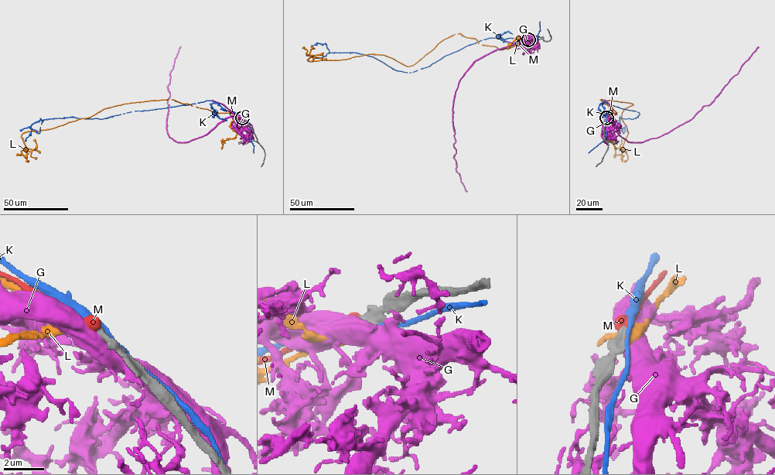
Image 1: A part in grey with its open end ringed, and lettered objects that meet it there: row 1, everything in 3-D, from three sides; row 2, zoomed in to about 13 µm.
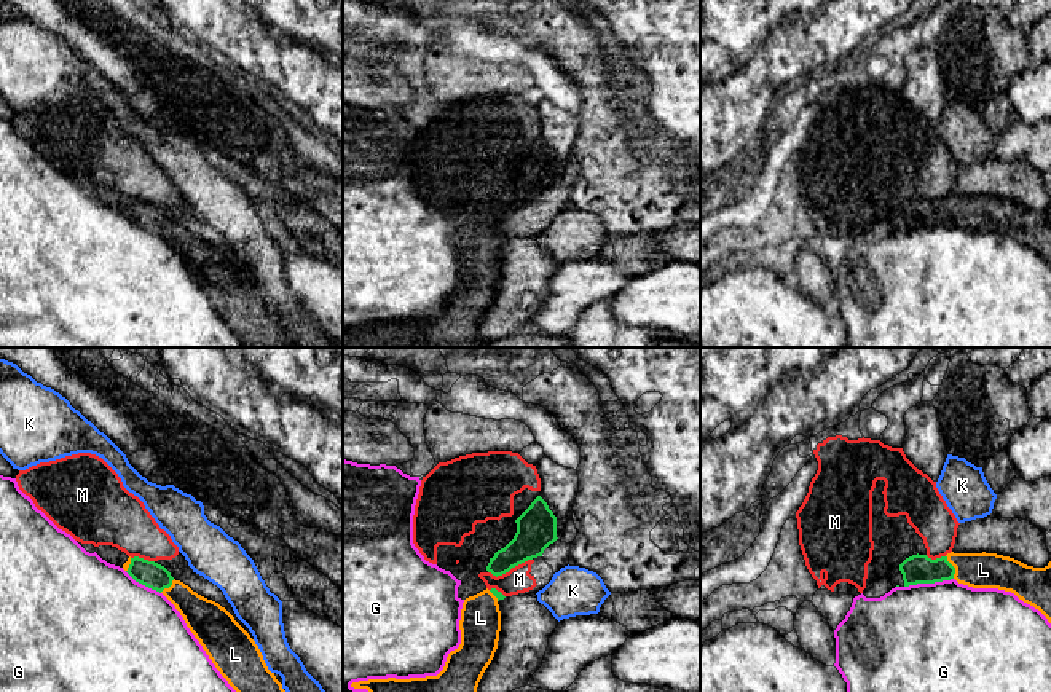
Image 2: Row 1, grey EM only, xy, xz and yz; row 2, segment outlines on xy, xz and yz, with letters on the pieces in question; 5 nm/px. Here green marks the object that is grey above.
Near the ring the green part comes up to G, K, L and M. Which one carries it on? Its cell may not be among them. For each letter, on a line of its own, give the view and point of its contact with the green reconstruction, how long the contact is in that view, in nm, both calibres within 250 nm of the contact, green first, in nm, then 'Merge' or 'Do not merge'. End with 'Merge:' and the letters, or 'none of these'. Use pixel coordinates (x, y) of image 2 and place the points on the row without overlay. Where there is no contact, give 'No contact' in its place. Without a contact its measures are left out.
G: Touches green at yz (928, 225). Shared border 260 nm. Thickness 140 nm (green) against 500 nm. Do not merge
K: No contact. Do not merge
L: Touches green at yz (952, 209). Shared border 130 nm. Thickness 140 nm (green) against 180 nm. Merge
M: Touches green at xz (509, 212). Shared border 240 nm. Thickness 200 nm (green) against 130 nm. Do not merge
Merge: L

